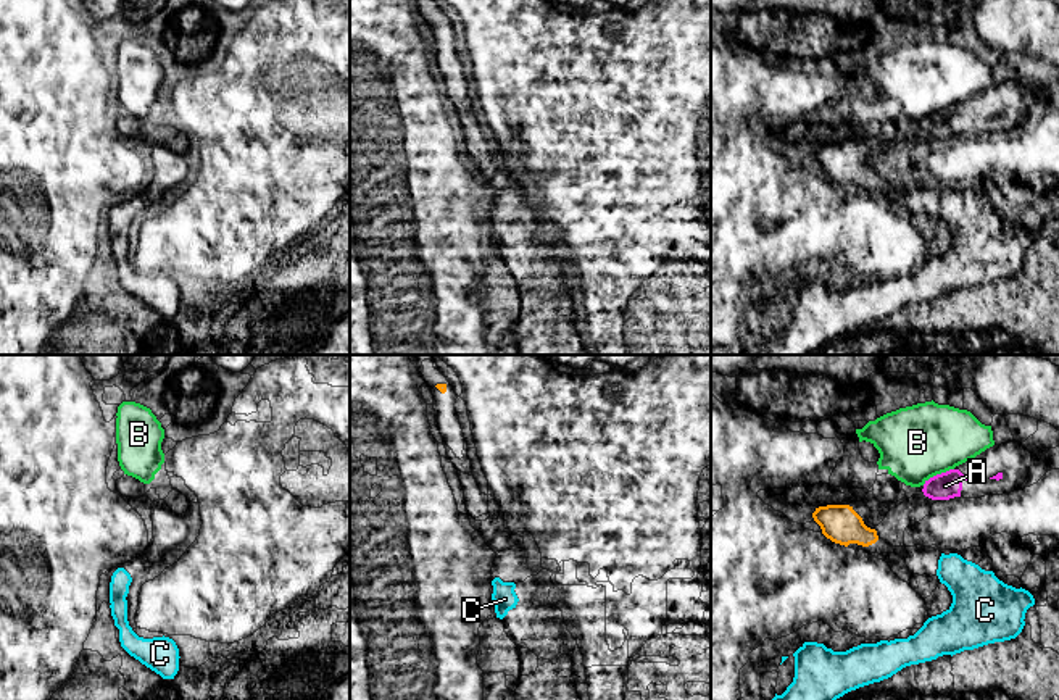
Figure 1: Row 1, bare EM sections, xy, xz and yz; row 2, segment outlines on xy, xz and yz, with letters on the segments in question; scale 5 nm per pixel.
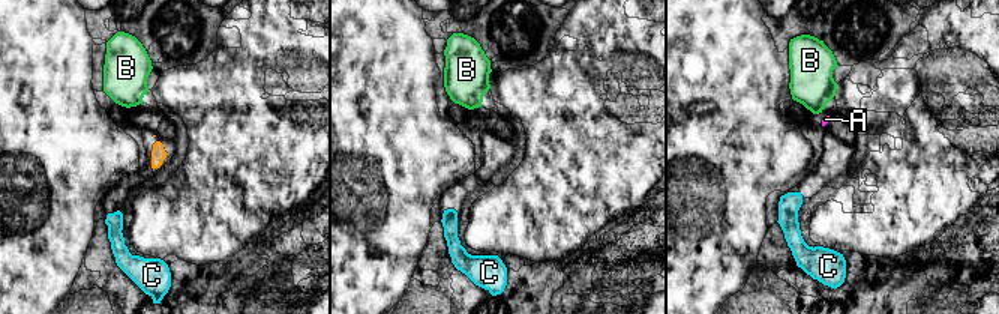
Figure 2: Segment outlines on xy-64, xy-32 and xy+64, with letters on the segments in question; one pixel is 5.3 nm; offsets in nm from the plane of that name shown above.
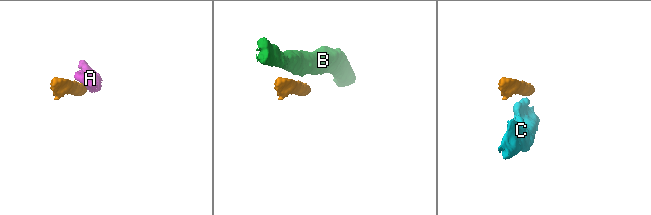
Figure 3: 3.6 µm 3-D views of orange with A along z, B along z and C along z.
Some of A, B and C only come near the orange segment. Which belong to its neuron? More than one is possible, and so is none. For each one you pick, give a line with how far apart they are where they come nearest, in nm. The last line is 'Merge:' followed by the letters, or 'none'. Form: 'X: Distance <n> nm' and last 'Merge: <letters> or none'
C: Distance 320 nm
Merge: C

